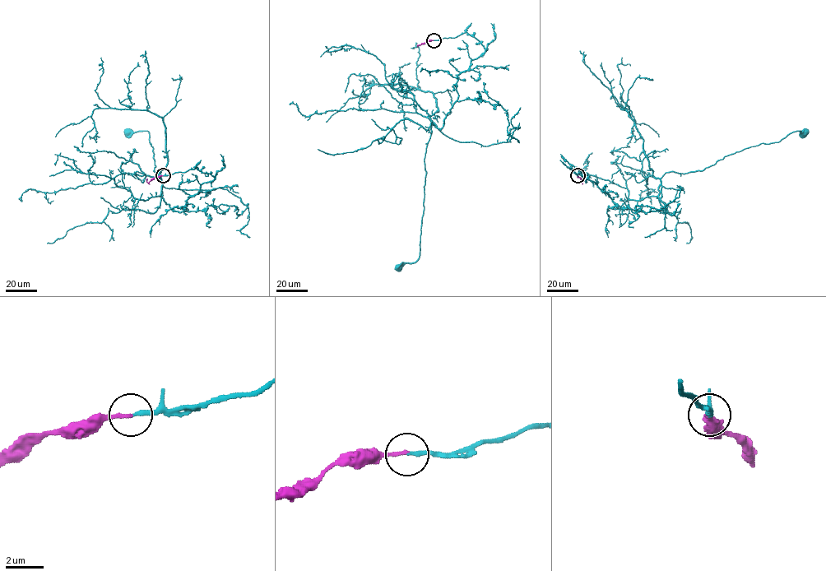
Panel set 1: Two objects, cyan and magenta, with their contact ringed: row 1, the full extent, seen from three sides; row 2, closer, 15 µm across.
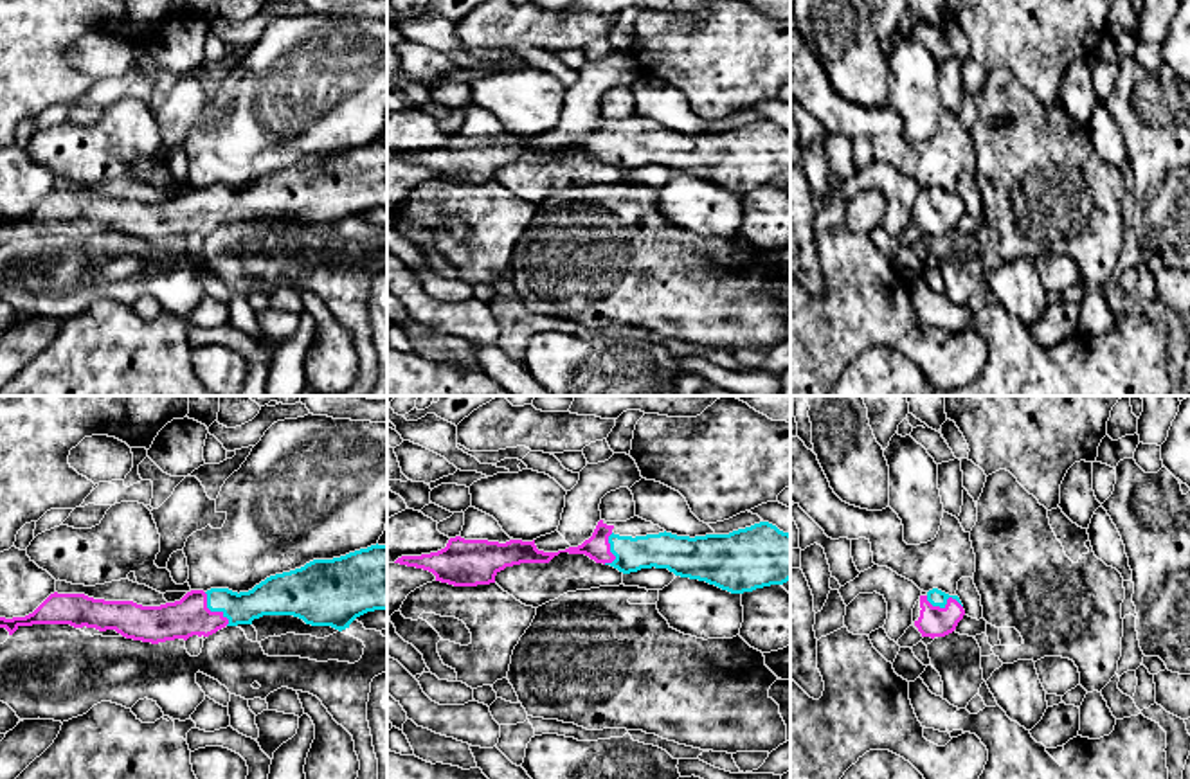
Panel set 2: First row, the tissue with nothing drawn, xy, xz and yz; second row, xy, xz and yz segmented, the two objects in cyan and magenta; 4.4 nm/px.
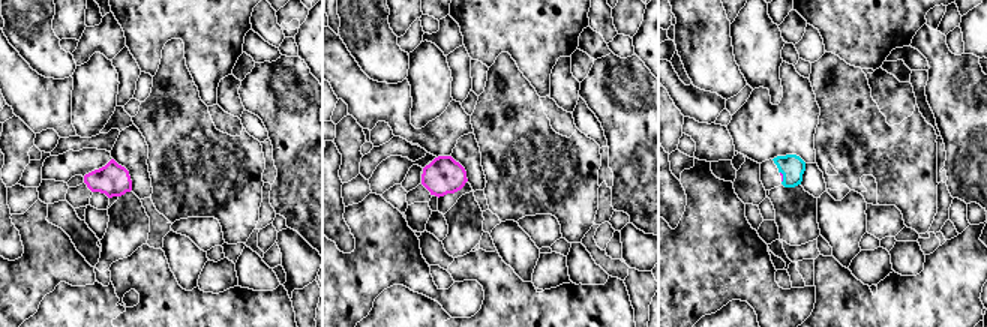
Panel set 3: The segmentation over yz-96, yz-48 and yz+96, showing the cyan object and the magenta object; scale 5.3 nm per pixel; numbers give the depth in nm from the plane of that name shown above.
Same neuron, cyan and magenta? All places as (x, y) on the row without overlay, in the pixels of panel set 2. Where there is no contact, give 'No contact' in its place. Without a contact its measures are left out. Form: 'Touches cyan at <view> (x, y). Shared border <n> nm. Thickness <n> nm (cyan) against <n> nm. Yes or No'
Touches cyan at xy (213, 207). Shared border 190 nm. Thickness 150 nm (cyan) against 170 nm. Yes

